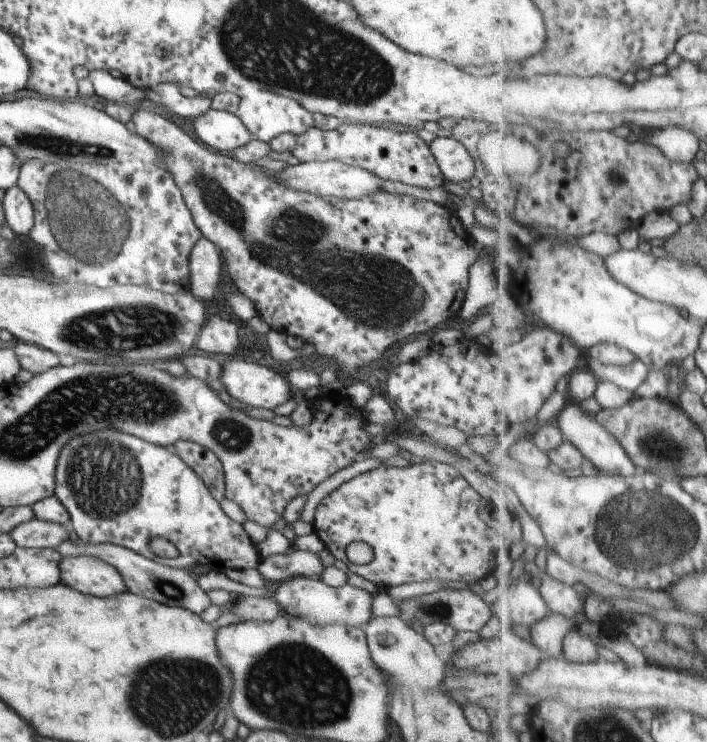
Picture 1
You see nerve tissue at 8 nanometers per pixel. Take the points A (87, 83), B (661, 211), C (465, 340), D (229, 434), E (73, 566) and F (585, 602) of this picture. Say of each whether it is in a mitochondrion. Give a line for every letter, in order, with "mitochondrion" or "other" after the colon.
A: other
B: other
C: other
D: mitochondrion
E: other
F: other

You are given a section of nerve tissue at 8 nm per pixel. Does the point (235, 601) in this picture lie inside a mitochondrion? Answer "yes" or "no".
no

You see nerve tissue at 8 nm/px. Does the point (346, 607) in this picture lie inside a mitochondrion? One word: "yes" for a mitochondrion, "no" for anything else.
yes

